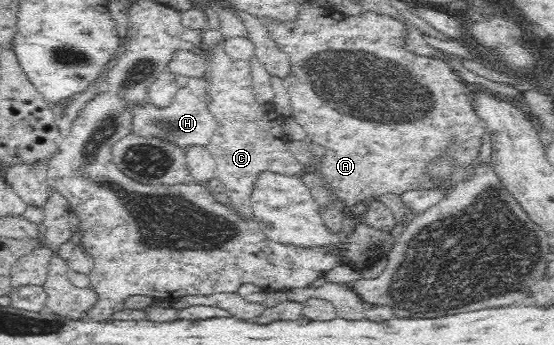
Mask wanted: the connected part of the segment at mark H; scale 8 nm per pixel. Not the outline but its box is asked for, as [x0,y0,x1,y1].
[128,78,216,151]

